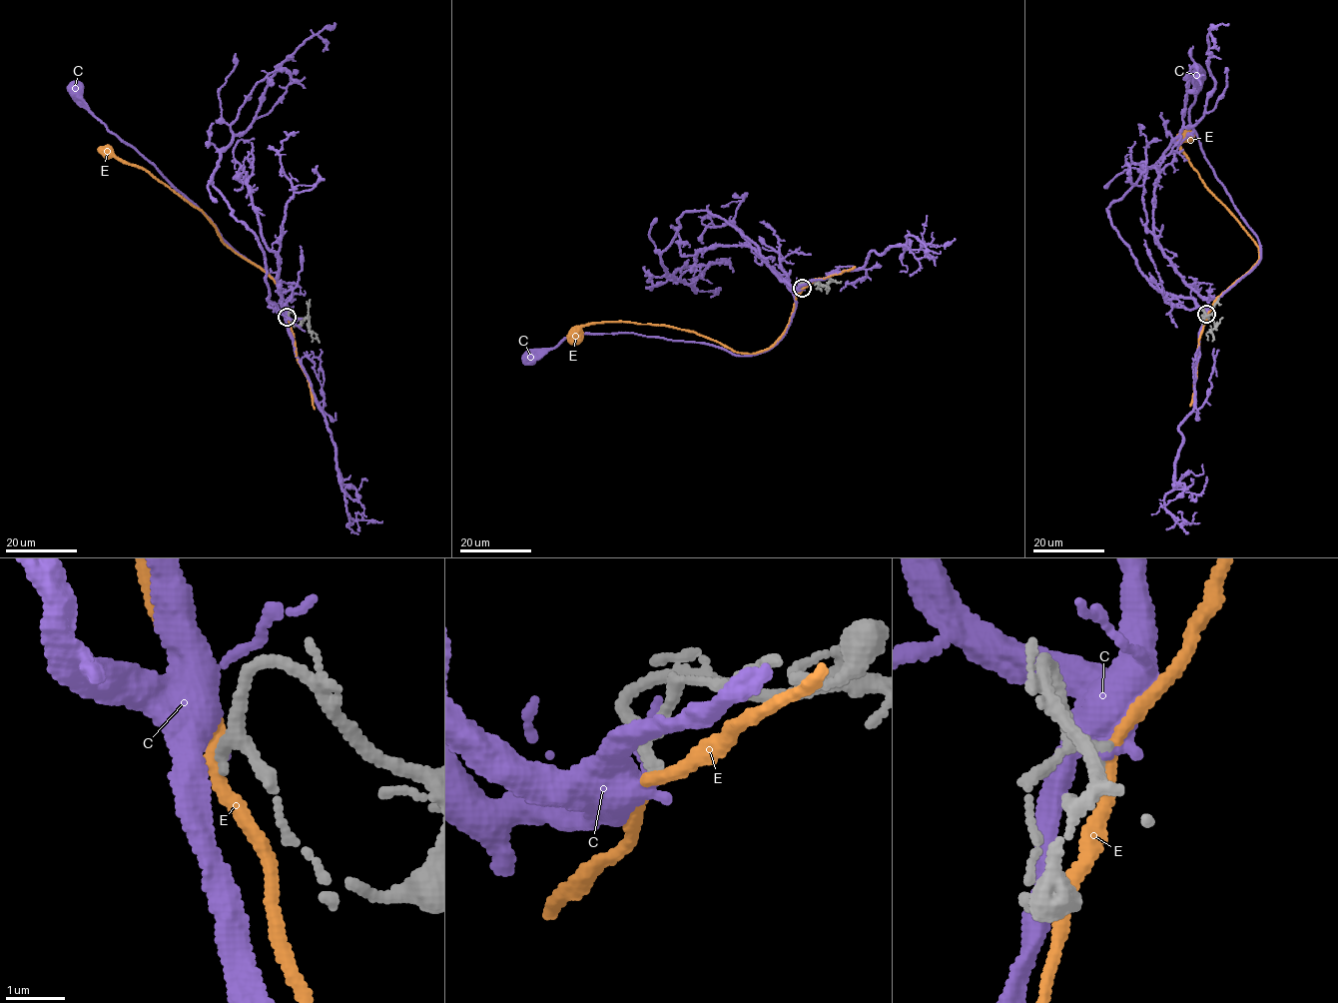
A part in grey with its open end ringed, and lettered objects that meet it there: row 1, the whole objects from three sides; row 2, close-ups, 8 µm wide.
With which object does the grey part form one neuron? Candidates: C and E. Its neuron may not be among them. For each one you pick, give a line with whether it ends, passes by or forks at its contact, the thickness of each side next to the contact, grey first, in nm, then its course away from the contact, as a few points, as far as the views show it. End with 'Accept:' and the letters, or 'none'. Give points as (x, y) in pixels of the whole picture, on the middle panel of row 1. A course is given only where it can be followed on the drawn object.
C: It passes by. Thickness 200 nm (grey) against 340 nm. Its course: (802, 288), (793, 292), (787, 333), (759, 354), (735, 356), (707, 344), (633, 333), (577, 333), (529, 357)
Accept: C

